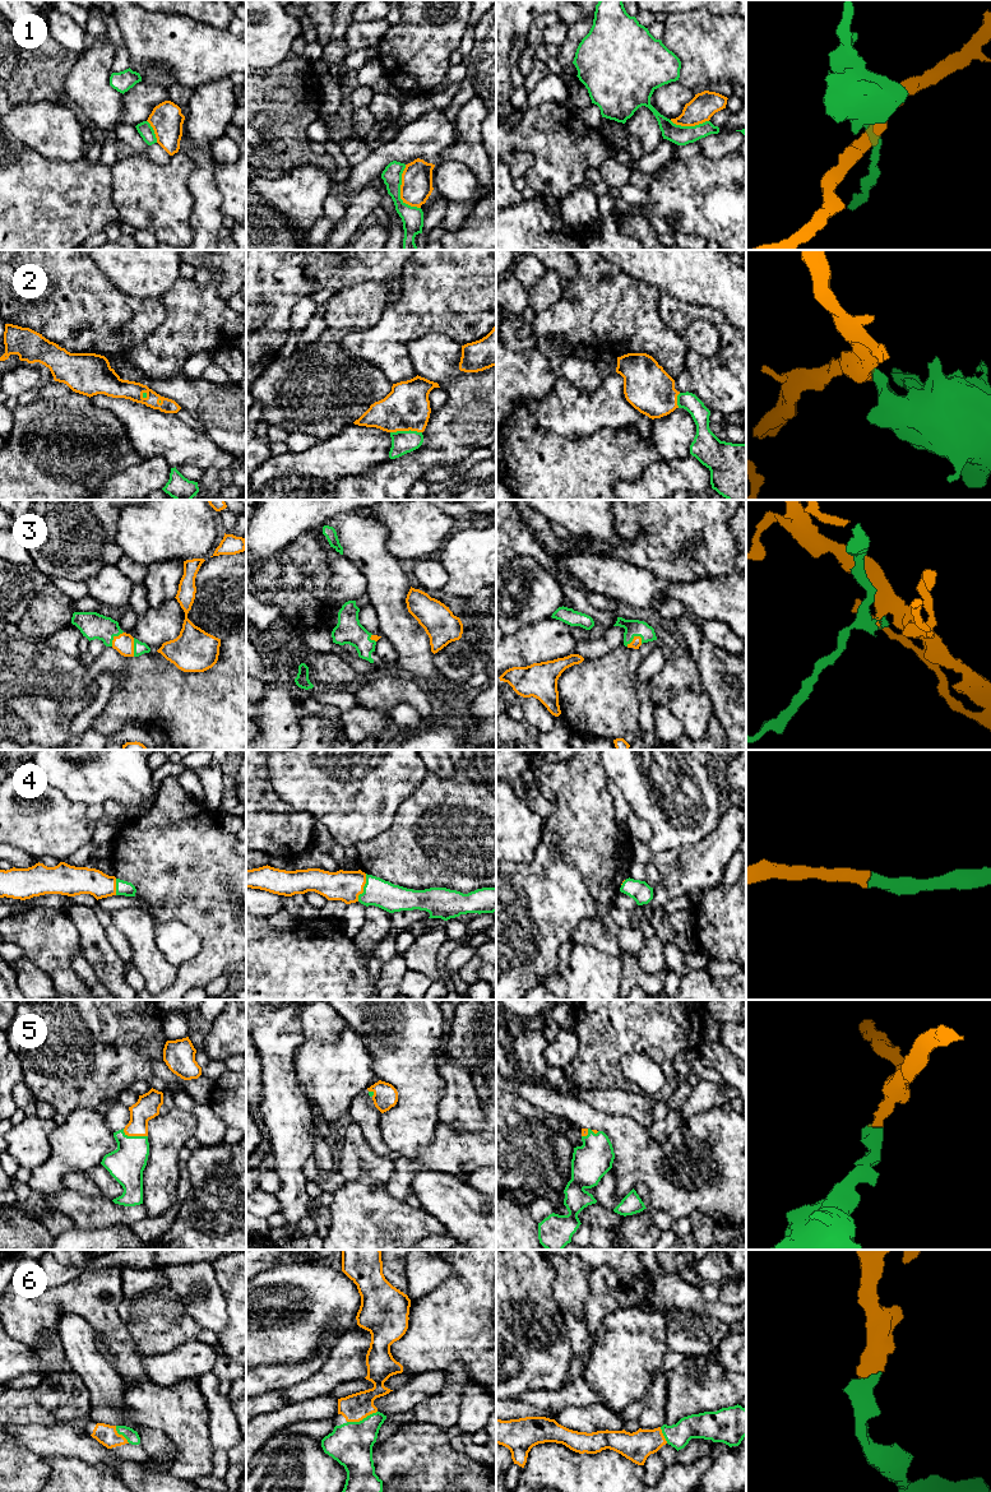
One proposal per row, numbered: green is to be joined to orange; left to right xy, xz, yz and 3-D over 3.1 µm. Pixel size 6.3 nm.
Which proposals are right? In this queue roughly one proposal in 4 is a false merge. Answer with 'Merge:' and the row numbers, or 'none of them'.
Merge: 2, 3, 4, 5, 6

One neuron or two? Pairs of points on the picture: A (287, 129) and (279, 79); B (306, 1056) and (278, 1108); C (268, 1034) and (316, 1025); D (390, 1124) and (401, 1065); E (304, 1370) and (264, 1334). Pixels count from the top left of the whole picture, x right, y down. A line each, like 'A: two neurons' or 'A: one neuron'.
A: one neuron
B: two neurons
C: two neurons
D: one neuron
E: two neurons

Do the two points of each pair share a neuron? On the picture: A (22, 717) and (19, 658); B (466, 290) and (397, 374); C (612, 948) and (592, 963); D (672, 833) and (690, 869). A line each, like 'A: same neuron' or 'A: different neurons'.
A: same neuron
B: same neuron
C: different neurons
D: different neurons

